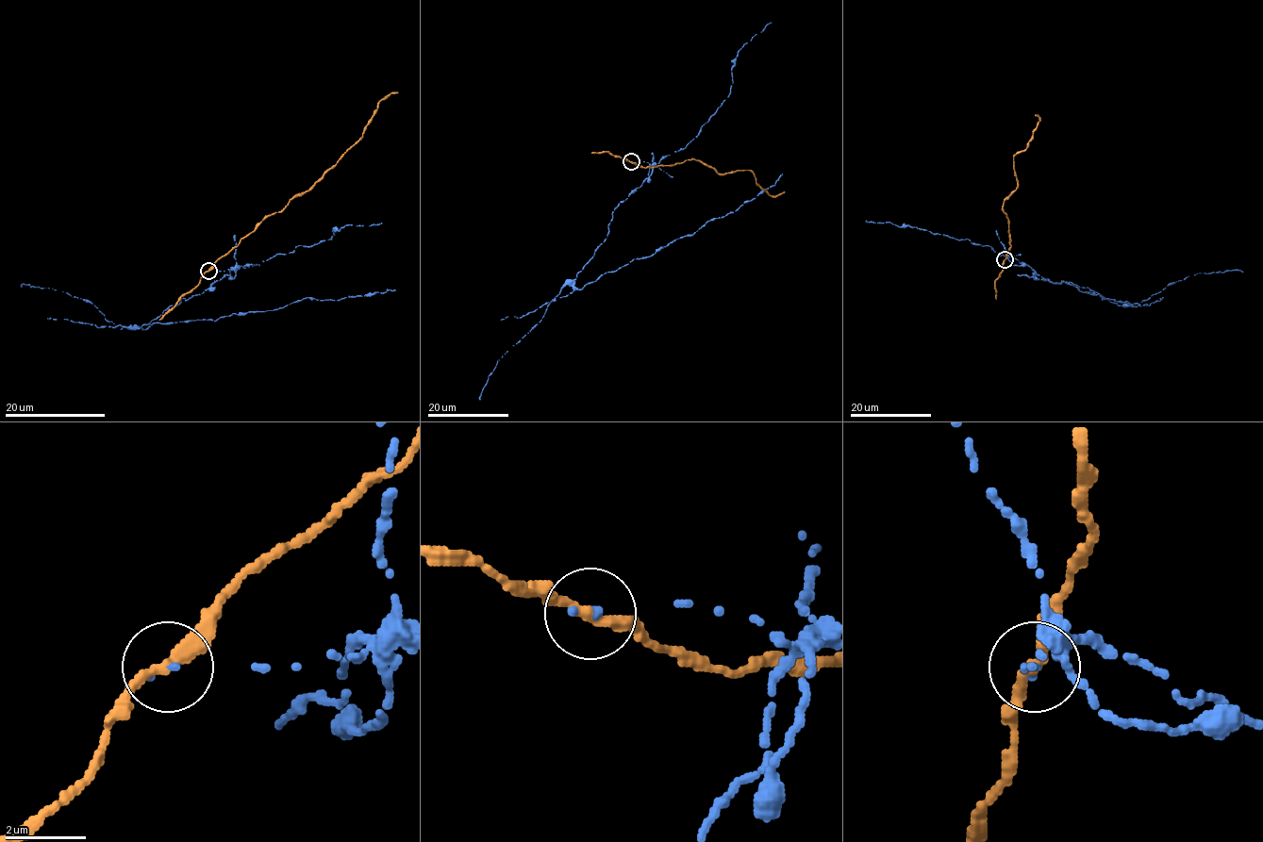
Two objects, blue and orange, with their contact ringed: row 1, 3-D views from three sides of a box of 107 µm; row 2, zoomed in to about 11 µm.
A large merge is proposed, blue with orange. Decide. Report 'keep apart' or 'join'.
keep apart

